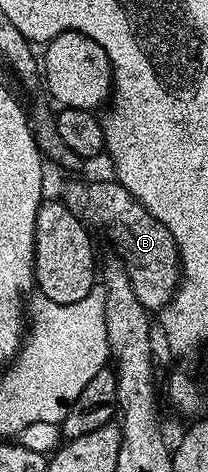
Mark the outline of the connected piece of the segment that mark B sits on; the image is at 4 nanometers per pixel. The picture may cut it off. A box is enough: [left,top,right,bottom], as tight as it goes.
[62,181,180,313]

